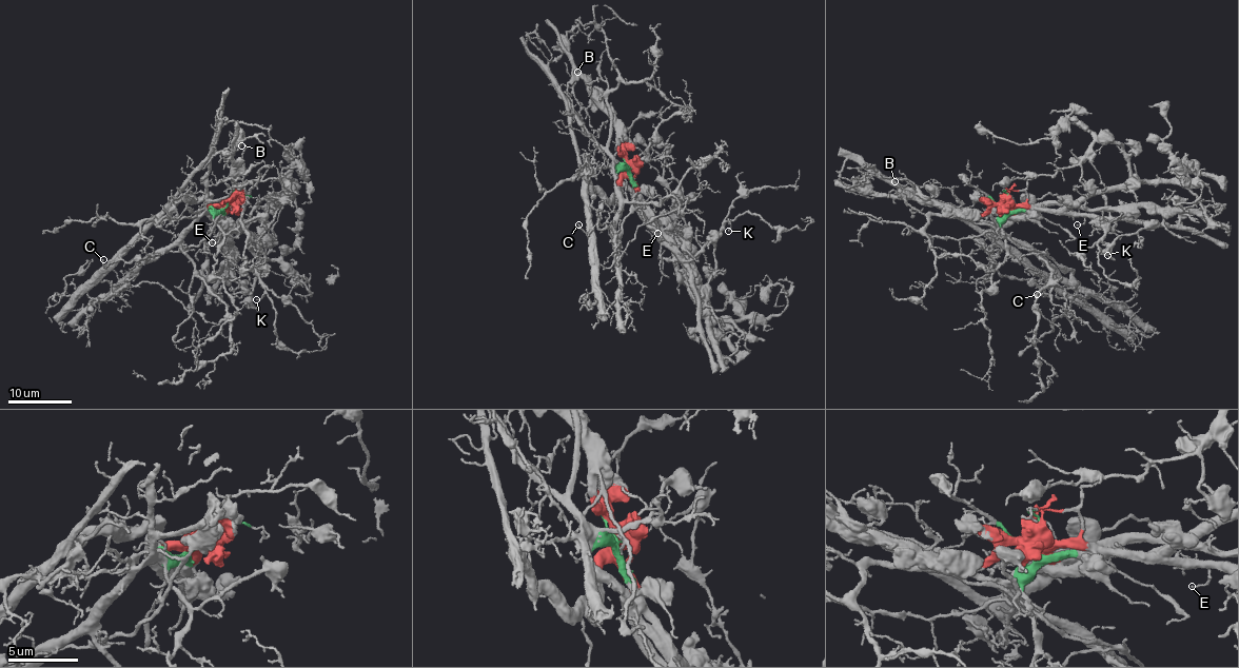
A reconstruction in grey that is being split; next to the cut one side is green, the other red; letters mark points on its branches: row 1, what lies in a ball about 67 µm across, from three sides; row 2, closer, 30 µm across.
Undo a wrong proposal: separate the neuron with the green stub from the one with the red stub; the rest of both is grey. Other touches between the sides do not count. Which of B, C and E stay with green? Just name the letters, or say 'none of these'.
E

